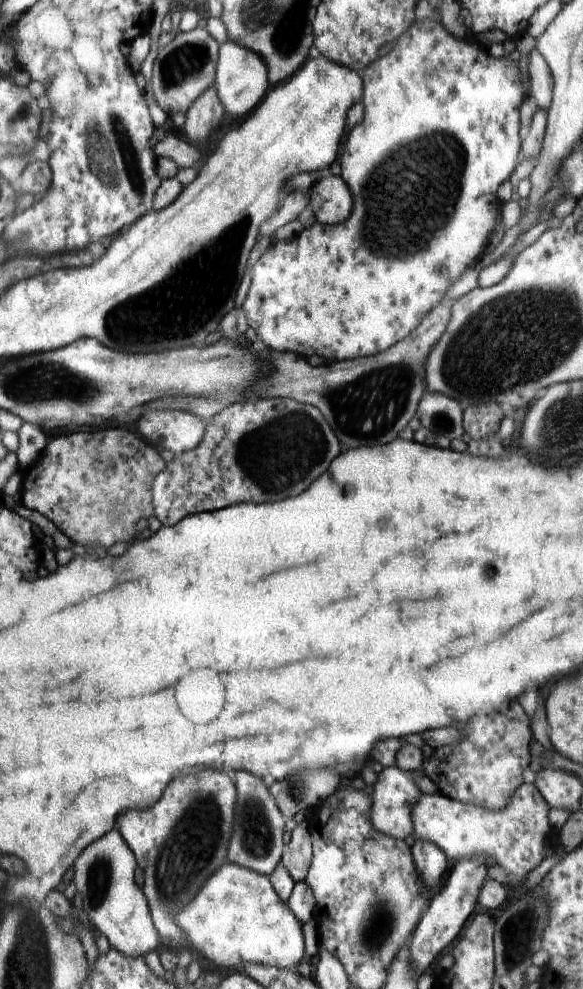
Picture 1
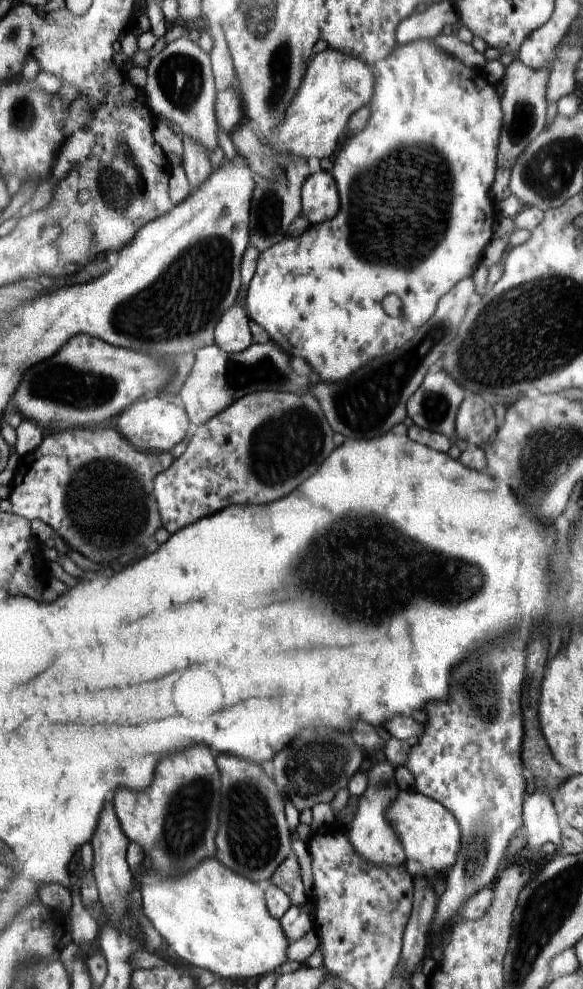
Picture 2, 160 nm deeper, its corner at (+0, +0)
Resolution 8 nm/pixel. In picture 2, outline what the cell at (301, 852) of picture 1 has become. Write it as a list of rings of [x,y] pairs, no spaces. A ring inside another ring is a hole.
[[[294,854],[285,858],[284,864],[280,866],[269,878],[268,882],[276,885],[276,888],[285,891],[290,899],[291,906],[301,907],[308,901],[302,885],[302,876],[300,875],[300,866]]]

